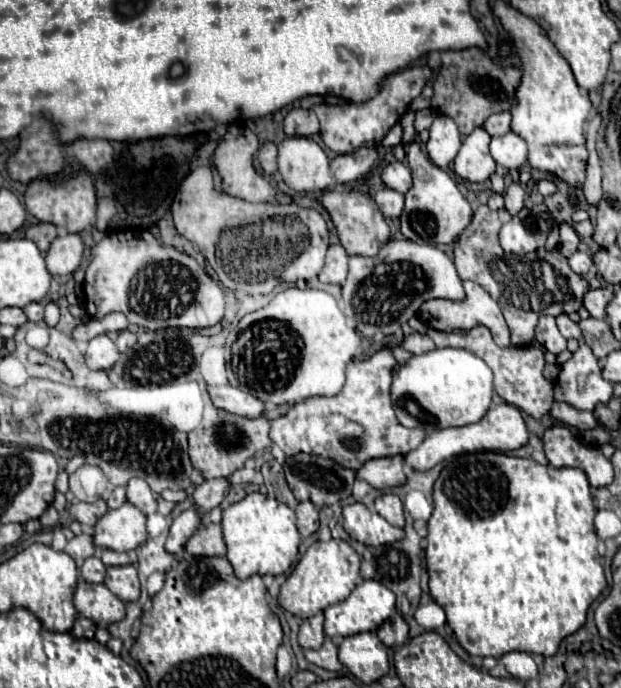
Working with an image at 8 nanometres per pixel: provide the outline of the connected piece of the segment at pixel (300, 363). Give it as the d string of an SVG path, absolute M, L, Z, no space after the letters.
M289 287L277 293L269 305L245 315L237 323L237 341L231 343L231 359L227 365L227 373L233 387L243 389L247 393L255 393L255 397L273 405L301 403L317 395L331 397L341 391L345 383L345 367L353 359L359 345L361 339L357 331L347 325L343 311L329 293Z

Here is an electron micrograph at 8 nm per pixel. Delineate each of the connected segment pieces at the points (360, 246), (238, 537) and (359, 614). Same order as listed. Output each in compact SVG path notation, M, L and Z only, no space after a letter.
M331 189L331 191L325 191L323 197L319 197L319 203L329 213L329 217L337 229L339 241L345 247L347 255L373 257L379 253L379 249L385 243L389 243L391 229L383 217L383 213L379 211L375 199L369 193L361 193L355 189Z
M249 493L245 499L223 509L223 537L227 543L227 559L239 579L249 575L279 575L287 573L297 559L299 531L295 527L295 513L263 493Z
M363 581L351 591L351 595L345 601L329 605L325 609L325 635L349 637L363 631L375 631L383 621L387 621L387 617L393 611L395 611L395 593L379 581Z

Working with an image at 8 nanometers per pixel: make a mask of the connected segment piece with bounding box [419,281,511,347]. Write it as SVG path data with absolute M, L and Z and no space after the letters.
M463 281L465 285L465 291L467 291L467 299L465 301L447 301L447 299L431 299L431 301L425 301L419 309L419 317L433 329L437 331L469 331L473 327L487 327L495 339L497 345L501 347L509 347L511 345L511 339L509 339L509 327L505 323L505 317L499 309L499 303L477 283L473 281Z

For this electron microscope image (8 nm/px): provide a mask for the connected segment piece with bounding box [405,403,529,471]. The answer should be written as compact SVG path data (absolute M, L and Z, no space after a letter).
M509 403L493 405L485 417L479 423L463 425L463 427L447 427L439 429L427 435L427 439L419 445L419 449L413 449L405 455L405 463L417 471L433 469L437 463L451 459L459 453L471 453L471 451L513 451L529 443L529 431L525 427L525 419L521 411Z

